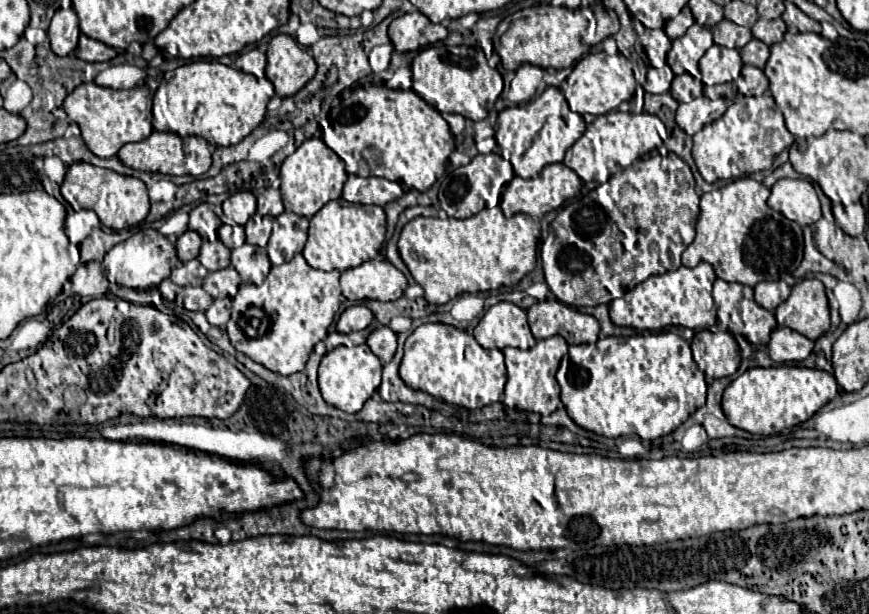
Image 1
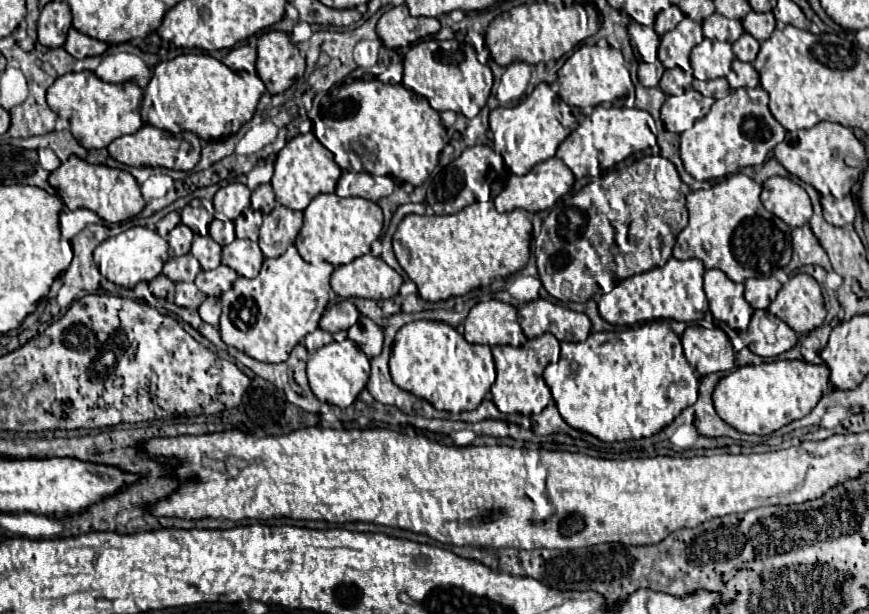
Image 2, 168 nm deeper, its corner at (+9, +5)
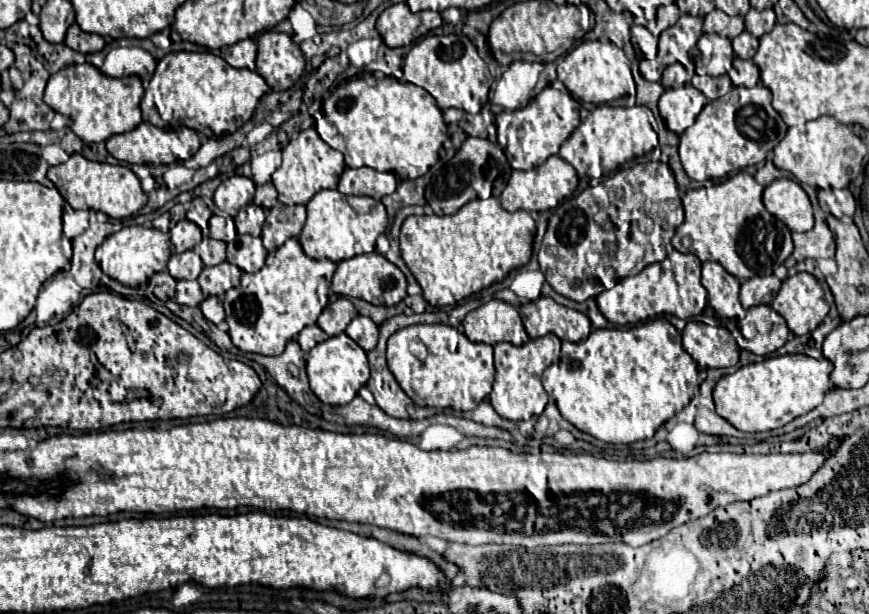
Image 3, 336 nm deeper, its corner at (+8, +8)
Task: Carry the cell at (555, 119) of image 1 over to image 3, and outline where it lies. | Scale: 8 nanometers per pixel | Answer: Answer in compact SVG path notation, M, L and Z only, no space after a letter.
M547 86L525 108L497 114L495 118L497 142L512 169L533 170L541 166L549 156L559 152L559 146L571 136L571 132L579 126L579 122L581 122L579 102L569 94L563 94L553 86Z

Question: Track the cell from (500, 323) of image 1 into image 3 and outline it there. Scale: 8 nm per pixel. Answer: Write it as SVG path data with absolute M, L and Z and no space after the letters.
M489 300L483 306L471 310L463 320L463 328L471 342L485 342L491 346L497 342L521 346L529 340L521 324L519 308L503 300Z

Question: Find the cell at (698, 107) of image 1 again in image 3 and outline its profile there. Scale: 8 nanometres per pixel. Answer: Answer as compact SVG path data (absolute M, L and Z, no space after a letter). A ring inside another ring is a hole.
M691 84L683 88L673 89L673 94L663 94L663 100L669 98L669 106L663 108L665 124L671 128L675 134L681 134L685 128L689 128L705 104L709 102L707 98ZM673 98L673 104L671 104ZM667 110L667 112L665 112Z

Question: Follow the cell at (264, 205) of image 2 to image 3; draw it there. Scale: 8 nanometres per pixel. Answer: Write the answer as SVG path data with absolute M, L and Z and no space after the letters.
M269 182L269 184L264 184L257 186L257 192L255 192L253 203L257 206L261 206L263 210L269 210L277 204L277 190L275 186Z

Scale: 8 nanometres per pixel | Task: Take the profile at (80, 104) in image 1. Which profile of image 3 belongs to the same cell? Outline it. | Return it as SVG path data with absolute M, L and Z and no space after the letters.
M73 64L55 72L45 88L45 104L71 118L71 130L83 142L105 142L113 134L123 134L141 124L139 102L143 86L137 76L109 78L91 64Z

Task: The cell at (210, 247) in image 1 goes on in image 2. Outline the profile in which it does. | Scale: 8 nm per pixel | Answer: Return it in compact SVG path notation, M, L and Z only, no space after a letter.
M194 233L192 242L192 255L200 261L201 271L212 271L221 263L222 247L212 239L209 234L201 236Z

